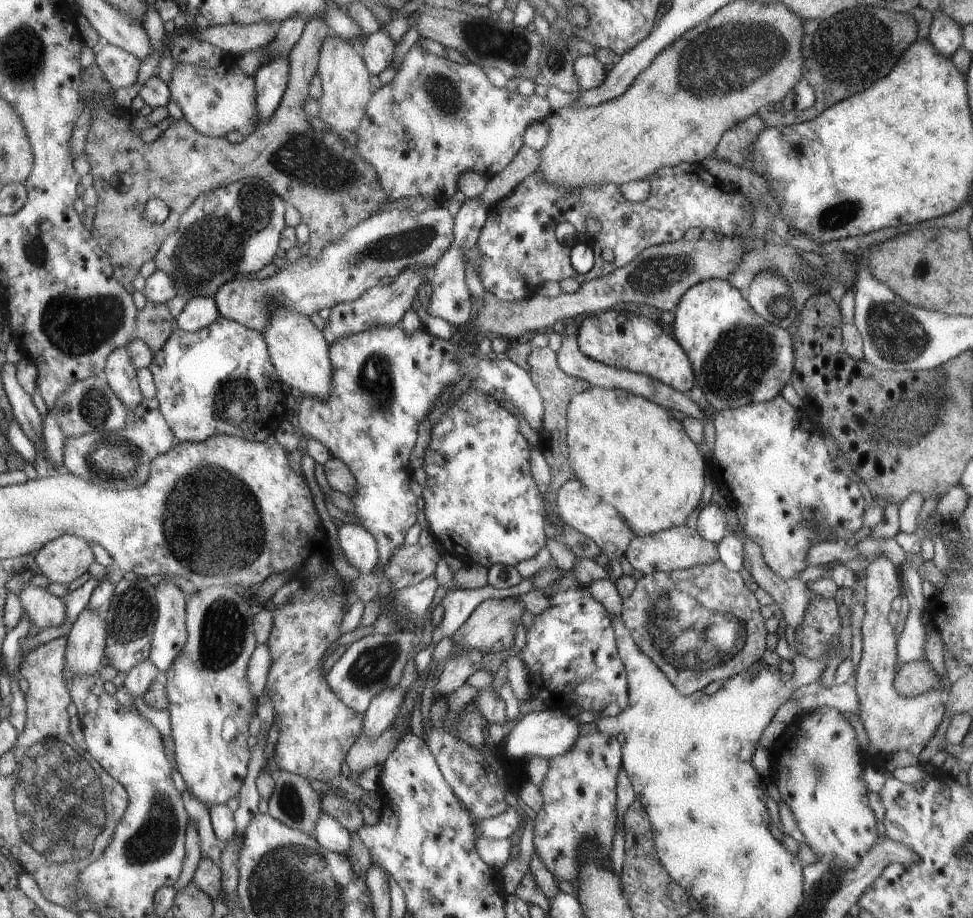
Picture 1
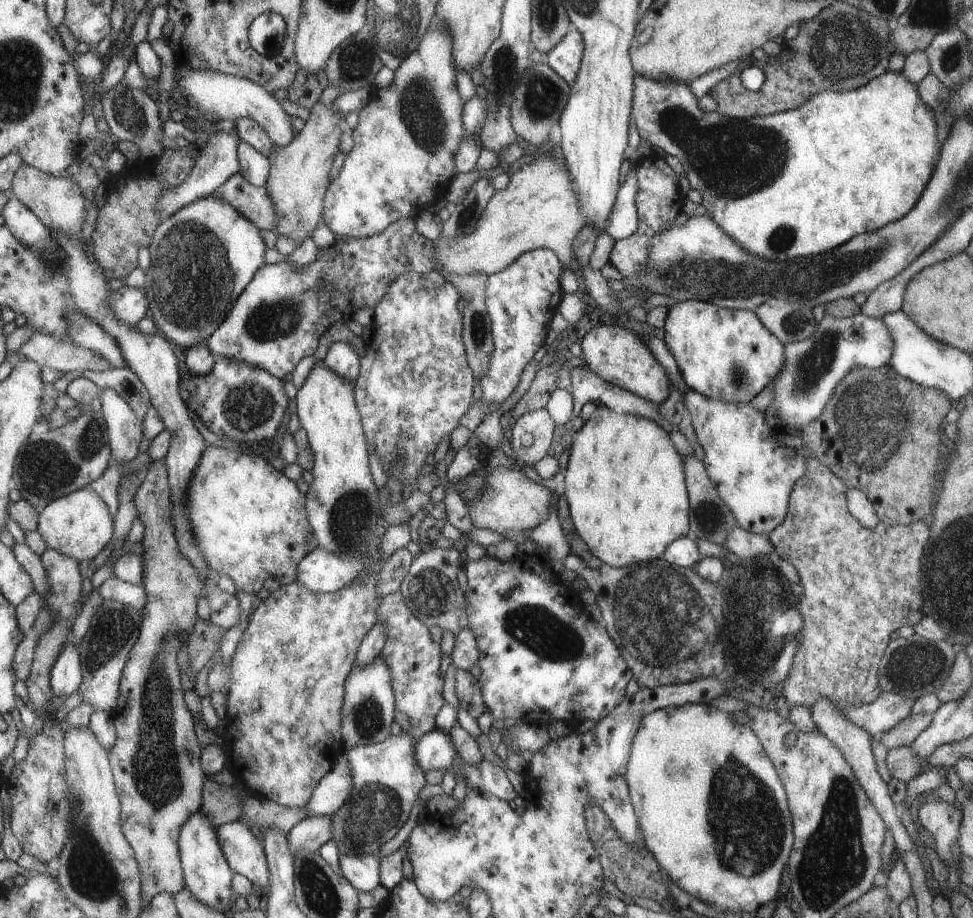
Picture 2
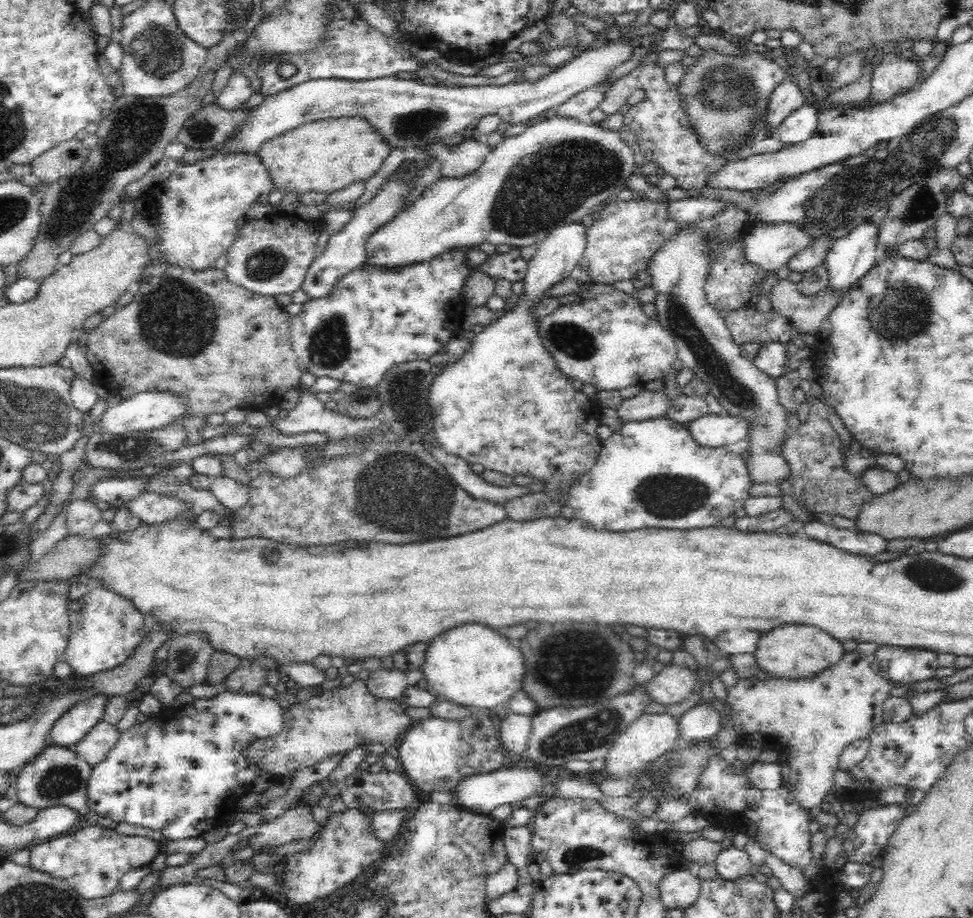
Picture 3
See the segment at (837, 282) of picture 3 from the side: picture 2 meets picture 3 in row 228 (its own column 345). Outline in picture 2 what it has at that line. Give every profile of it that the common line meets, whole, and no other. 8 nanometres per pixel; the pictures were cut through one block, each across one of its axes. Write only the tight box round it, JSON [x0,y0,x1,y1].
[338,853,383,892]

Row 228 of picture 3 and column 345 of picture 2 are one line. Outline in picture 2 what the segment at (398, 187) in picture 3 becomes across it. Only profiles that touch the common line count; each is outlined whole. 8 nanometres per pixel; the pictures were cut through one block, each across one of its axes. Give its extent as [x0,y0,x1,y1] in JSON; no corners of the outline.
[322,342,360,382]

